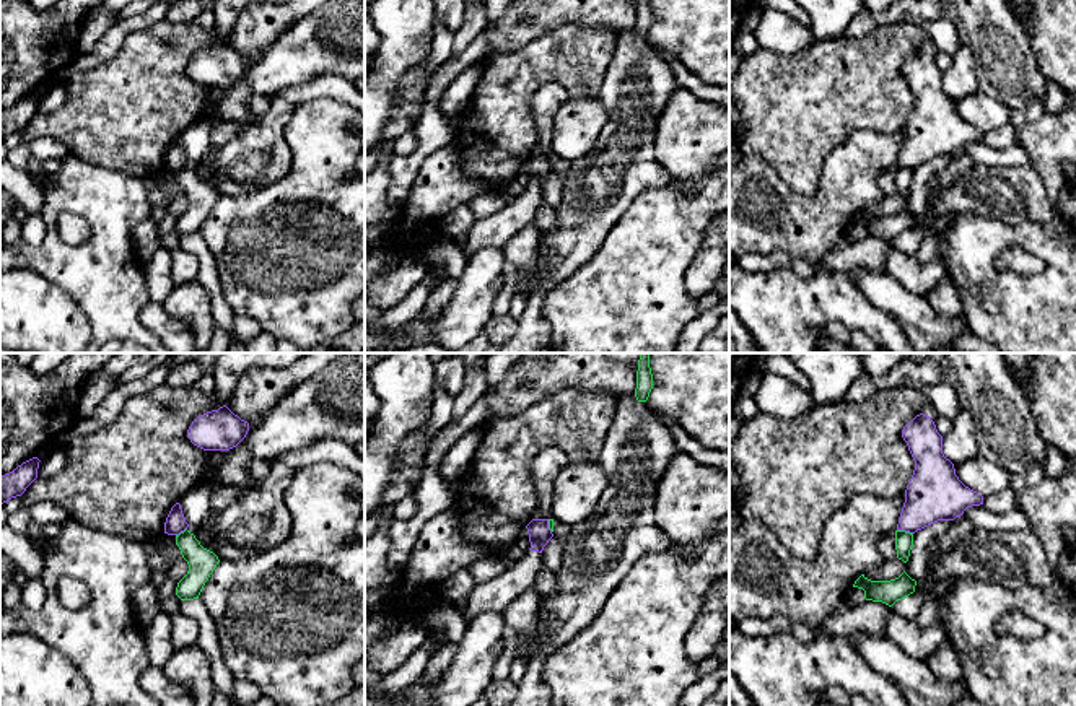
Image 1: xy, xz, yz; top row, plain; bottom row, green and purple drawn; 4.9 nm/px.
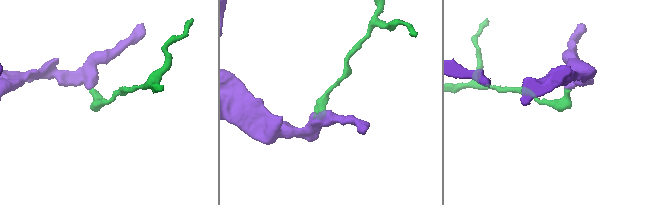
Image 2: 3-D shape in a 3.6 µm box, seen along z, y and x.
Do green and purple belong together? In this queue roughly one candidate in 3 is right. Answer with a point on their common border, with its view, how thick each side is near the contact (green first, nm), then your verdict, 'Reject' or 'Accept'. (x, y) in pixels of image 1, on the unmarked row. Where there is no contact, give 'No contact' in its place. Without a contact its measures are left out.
Touches green at yz (904, 166). Thickness 100 nm (green) against 280 nm. Reject

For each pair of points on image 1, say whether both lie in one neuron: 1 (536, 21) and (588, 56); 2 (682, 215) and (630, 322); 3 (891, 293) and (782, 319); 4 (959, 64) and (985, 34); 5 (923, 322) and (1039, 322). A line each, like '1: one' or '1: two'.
1: two
2: one
3: two
4: two
5: two

